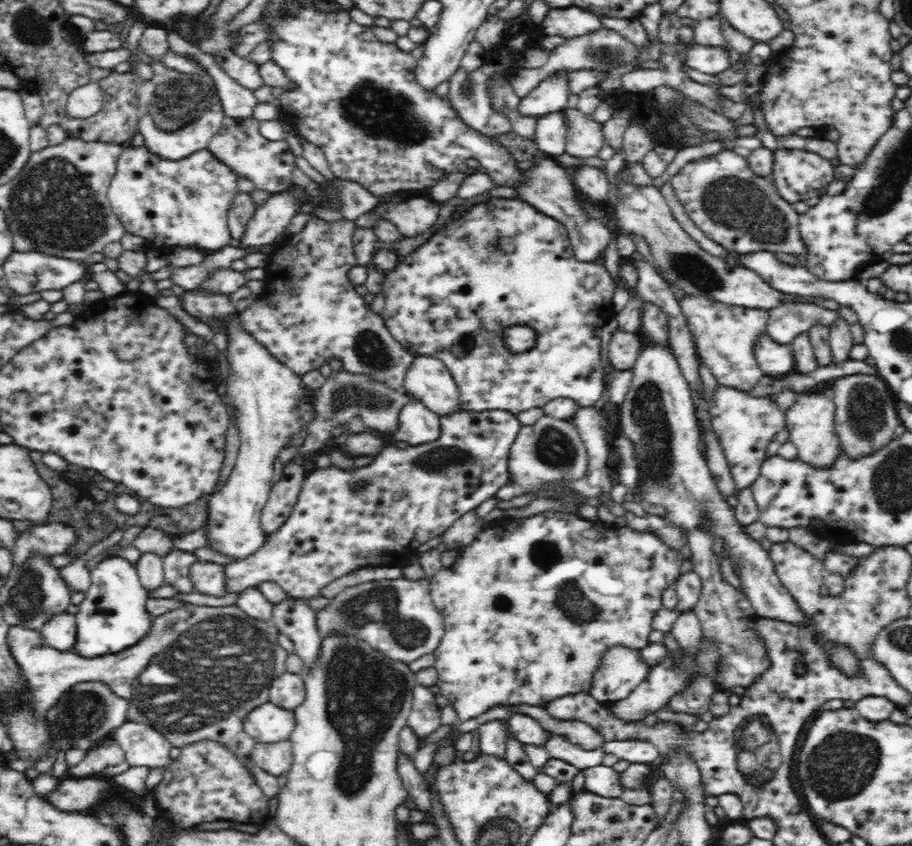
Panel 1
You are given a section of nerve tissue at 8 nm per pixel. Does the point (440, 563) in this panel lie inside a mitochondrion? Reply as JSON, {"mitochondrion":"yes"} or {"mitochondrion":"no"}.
{"mitochondrion":"no"}

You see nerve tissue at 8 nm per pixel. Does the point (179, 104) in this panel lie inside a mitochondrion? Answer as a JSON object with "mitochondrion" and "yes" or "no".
{"mitochondrion":"yes"}

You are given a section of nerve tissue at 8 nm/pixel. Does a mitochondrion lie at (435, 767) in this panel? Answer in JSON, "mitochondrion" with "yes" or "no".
{"mitochondrion":"no"}

